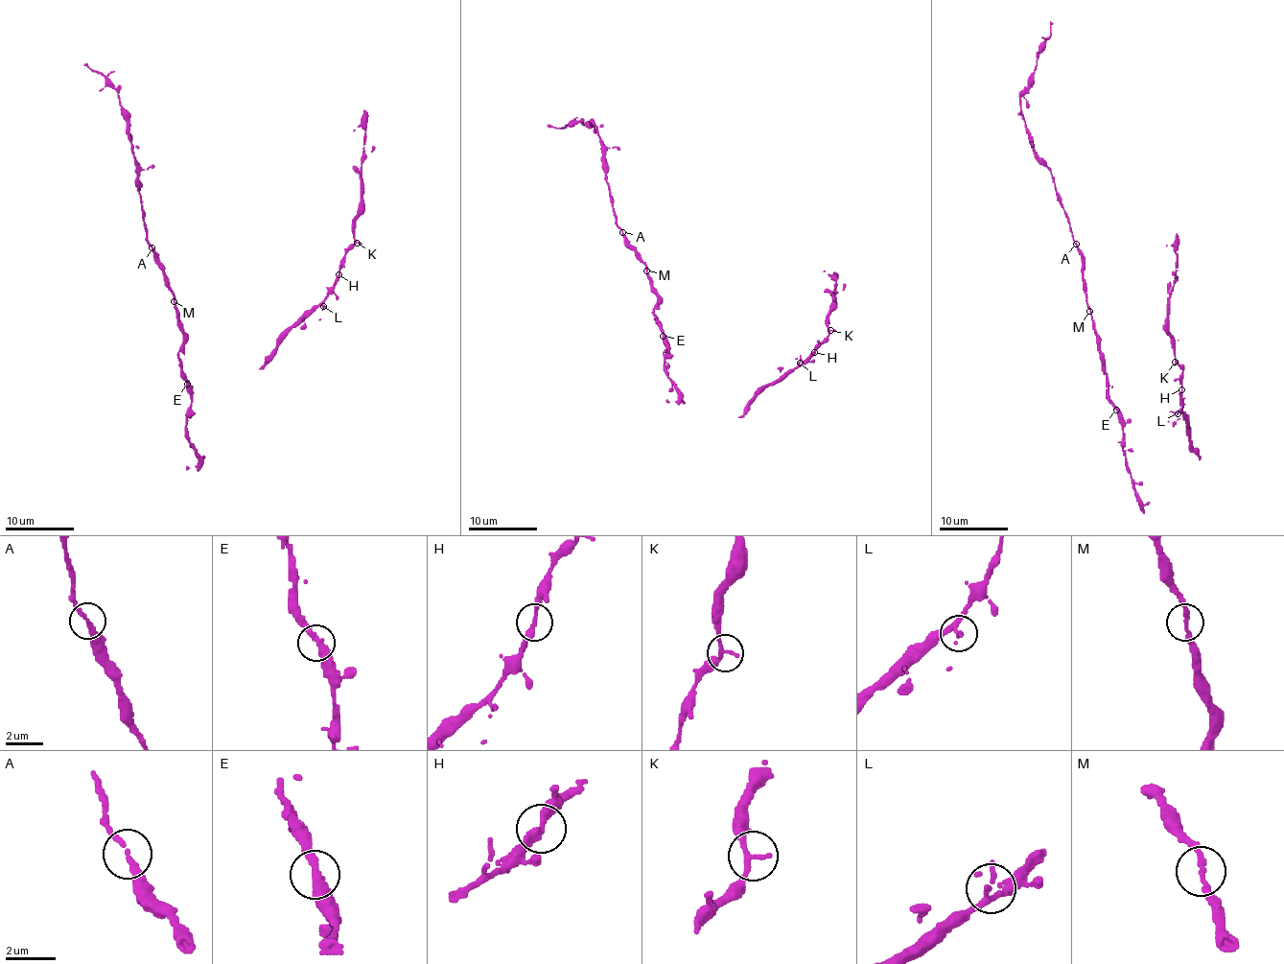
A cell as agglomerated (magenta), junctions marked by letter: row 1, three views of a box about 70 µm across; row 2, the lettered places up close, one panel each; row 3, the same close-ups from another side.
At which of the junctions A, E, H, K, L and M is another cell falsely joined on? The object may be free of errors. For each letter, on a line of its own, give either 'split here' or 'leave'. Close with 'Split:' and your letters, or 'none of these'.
A: leave
E: leave
H: leave
K: leave
L: leave
M: leave
Split: none of these

